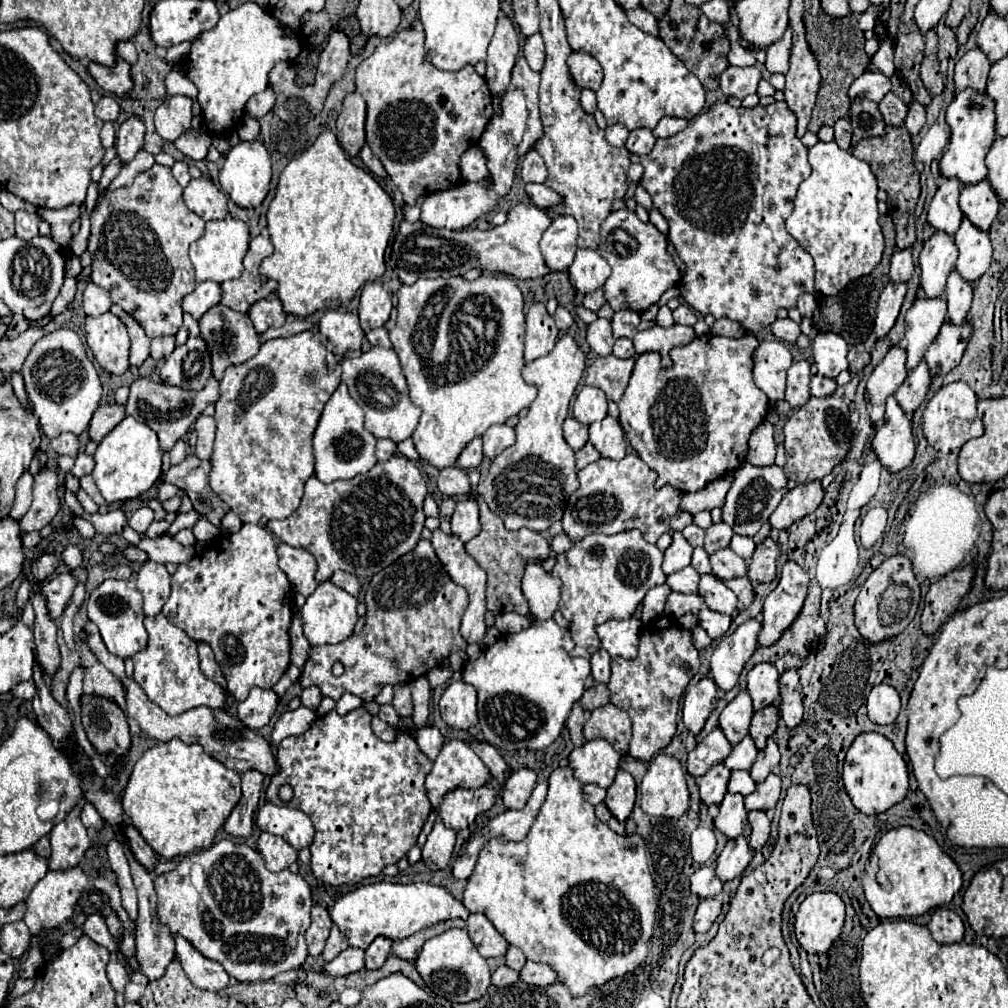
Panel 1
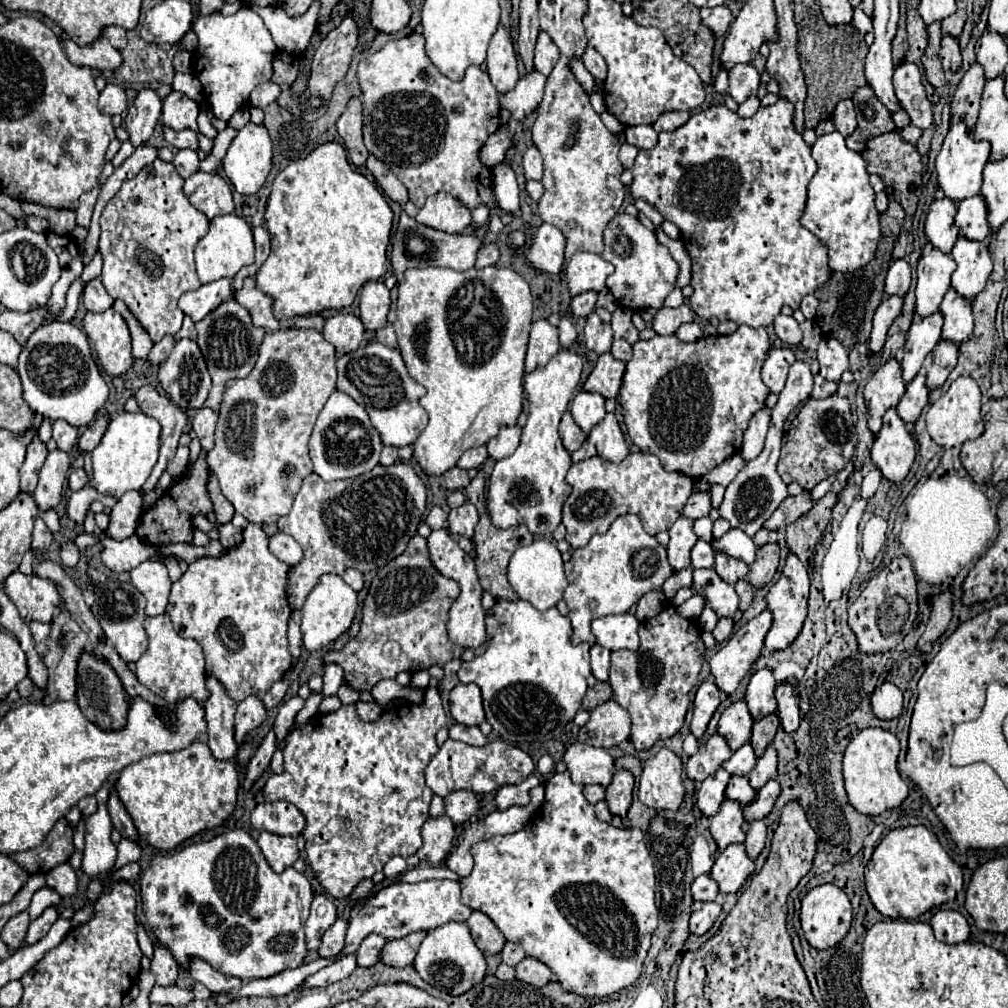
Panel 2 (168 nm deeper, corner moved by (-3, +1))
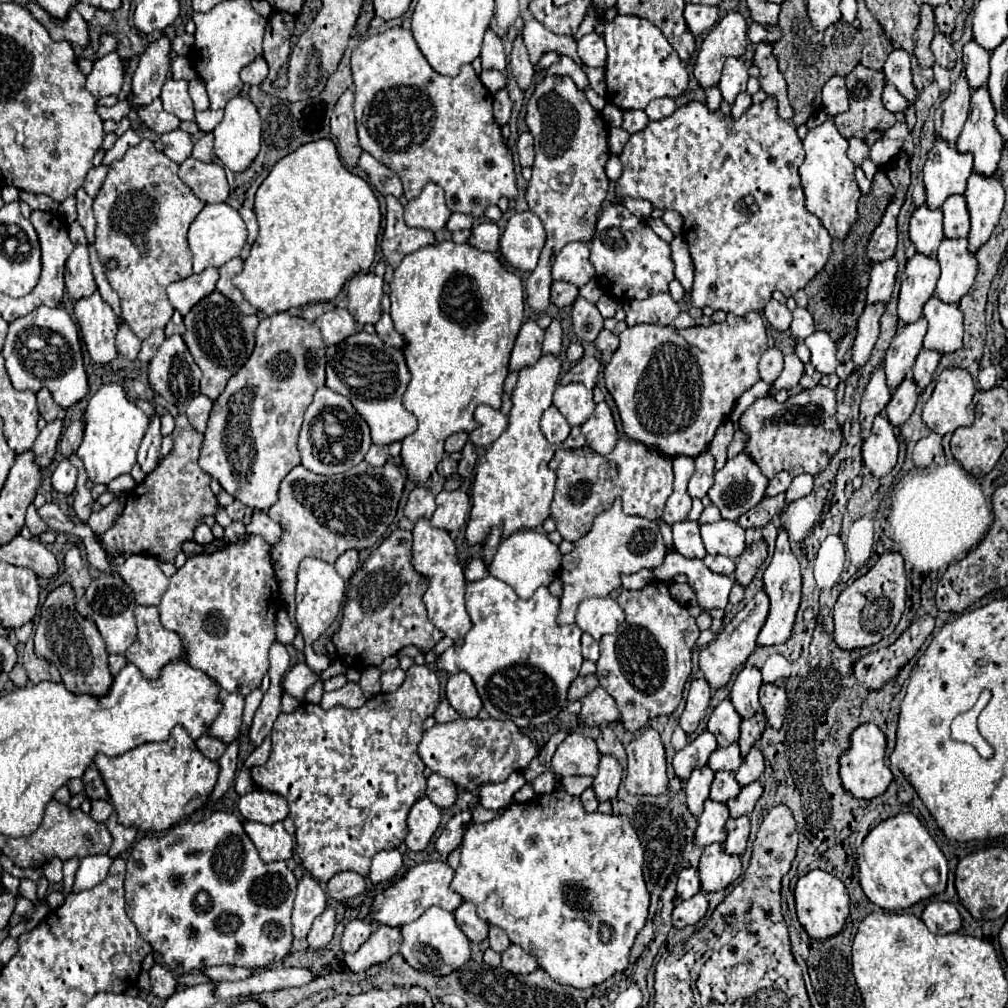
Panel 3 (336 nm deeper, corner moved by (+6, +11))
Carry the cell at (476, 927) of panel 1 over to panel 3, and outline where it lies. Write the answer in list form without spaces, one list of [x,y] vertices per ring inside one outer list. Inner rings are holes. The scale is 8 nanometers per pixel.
[[[463,903],[463,905],[455,911],[455,921],[457,921],[459,929],[469,937],[469,941],[481,943],[481,941],[487,939],[487,929],[489,929],[489,925],[477,917],[473,903]]]

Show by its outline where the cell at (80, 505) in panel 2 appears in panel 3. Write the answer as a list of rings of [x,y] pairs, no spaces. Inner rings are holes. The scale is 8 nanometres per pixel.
[[[129,473],[117,477],[117,479],[113,479],[109,483],[109,491],[113,491],[113,493],[117,493],[117,491],[131,491],[133,487],[135,487],[135,479]]]

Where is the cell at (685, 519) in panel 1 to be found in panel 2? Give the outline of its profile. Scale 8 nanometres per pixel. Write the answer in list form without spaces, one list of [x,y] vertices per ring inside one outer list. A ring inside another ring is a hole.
[[[692,493],[682,509],[682,515],[686,515],[688,519],[700,519],[706,517],[710,509],[710,493]]]

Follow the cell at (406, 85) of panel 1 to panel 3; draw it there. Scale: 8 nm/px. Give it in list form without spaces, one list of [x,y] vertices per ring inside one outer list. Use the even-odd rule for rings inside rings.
[[[393,27],[369,37],[353,51],[351,73],[355,81],[359,145],[399,175],[407,199],[415,199],[429,181],[443,187],[445,201],[451,211],[467,213],[471,217],[481,217],[485,209],[489,205],[497,205],[501,197],[517,199],[513,157],[509,147],[503,143],[501,127],[493,117],[493,95],[485,85],[481,85],[481,79],[475,75],[471,65],[463,65],[461,73],[453,79],[439,75],[419,51],[411,31]]]

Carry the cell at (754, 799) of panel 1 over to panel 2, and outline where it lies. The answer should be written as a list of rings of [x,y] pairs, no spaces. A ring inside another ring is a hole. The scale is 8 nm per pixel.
[[[770,779],[762,789],[758,789],[756,797],[744,807],[744,819],[746,821],[764,819],[772,811],[778,795],[780,795],[780,783],[776,779]]]

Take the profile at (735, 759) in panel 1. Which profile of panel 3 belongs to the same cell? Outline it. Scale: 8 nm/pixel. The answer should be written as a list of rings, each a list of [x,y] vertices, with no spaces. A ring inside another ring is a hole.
[[[733,743],[729,747],[719,747],[711,753],[709,757],[709,769],[713,769],[713,773],[717,771],[737,771],[741,765],[741,755],[739,755],[739,745]]]

